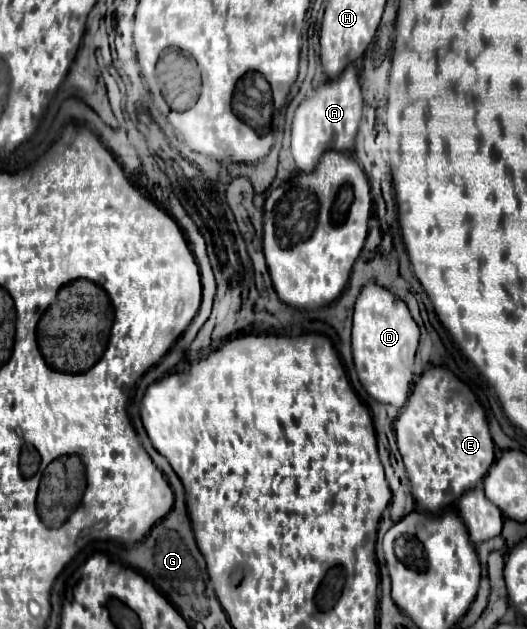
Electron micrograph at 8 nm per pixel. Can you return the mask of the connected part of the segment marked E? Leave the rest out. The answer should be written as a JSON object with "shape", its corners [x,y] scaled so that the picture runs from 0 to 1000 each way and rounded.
{"shape":[[[814,585],[787,610],[776,639],[750,671],[753,709],[780,766],[791,808],[829,817],[917,763],[939,731],[920,655],[901,626],[848,585]]]}

